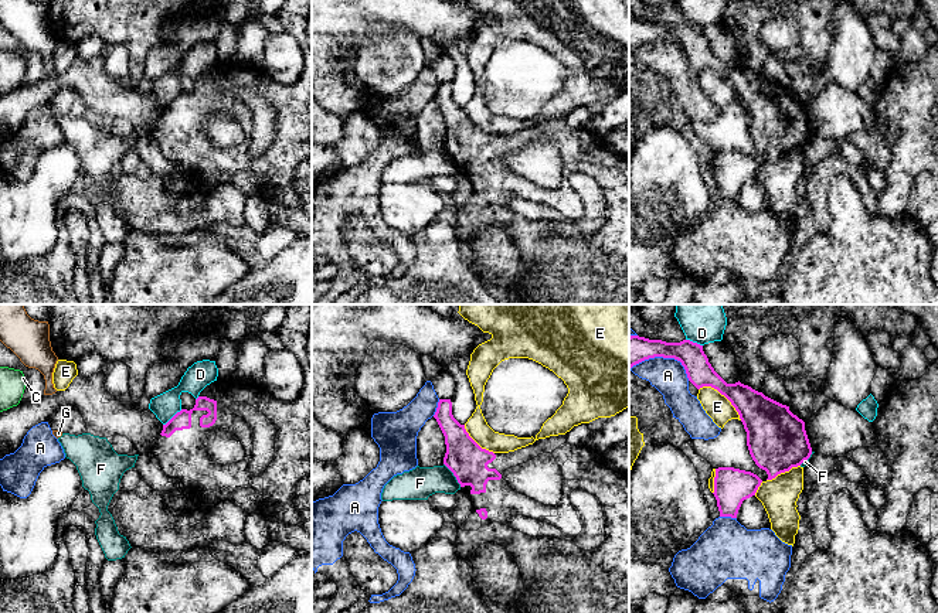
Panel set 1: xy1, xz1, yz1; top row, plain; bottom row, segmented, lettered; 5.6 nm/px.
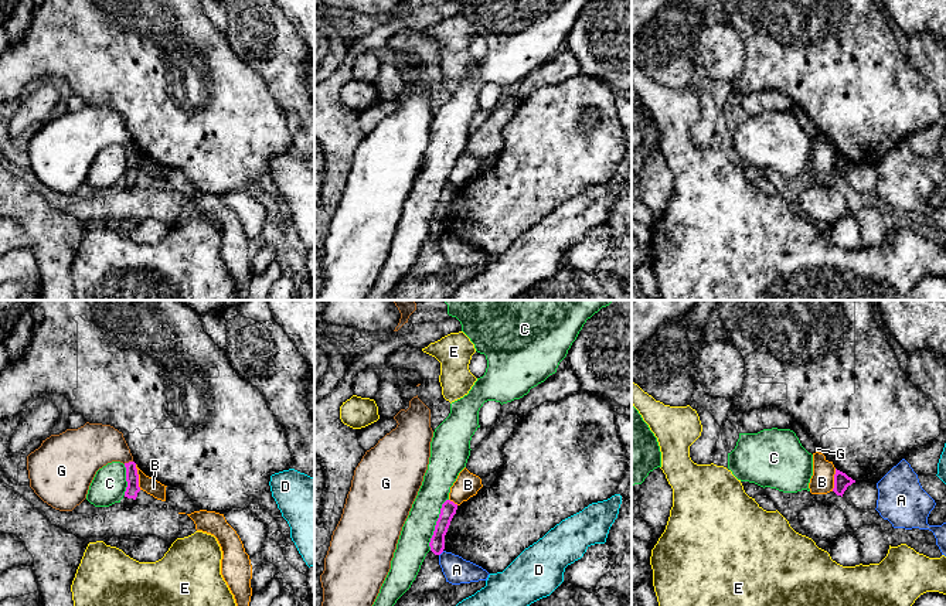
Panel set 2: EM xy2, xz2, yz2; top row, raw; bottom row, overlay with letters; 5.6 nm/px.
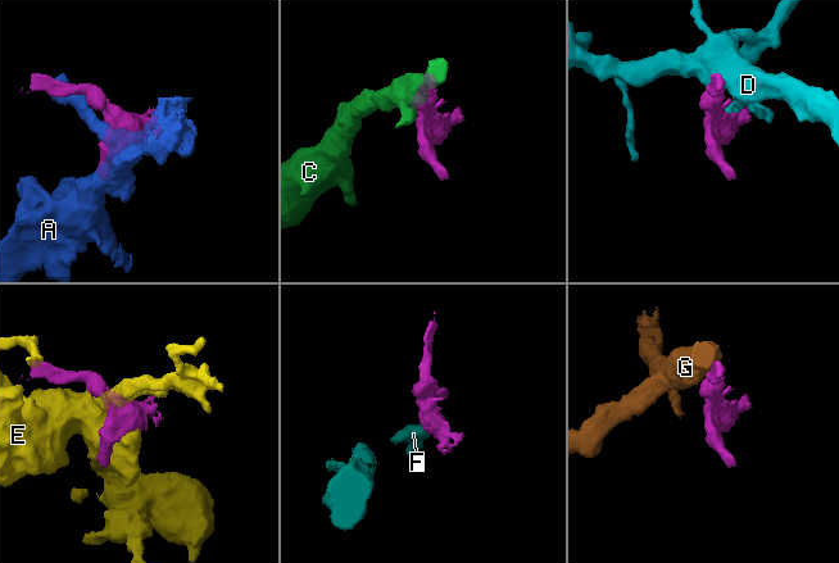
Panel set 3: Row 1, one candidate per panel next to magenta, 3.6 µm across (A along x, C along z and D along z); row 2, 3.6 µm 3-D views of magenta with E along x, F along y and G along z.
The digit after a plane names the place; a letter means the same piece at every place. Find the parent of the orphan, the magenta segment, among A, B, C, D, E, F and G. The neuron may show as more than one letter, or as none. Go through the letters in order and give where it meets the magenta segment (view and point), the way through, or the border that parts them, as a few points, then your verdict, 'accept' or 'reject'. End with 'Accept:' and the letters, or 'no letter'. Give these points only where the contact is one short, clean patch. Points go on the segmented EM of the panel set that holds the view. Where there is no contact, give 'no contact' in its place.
A: contact yz1 (663, 357); reject
B: contact xy2 (138, 477); border xy2 (135, 465), (140, 489); reject
C: contact xz2 (436, 524); reject
D: contact xy1 (173, 416); reject
E: contact yz1 (723, 394); reject
F: contact xz1 (454, 474); border xz1 (444, 463), (461, 486); reject
G: contact xy2 (129, 462); border xy2 (132, 460), (123, 463); reject
Accept: no letter

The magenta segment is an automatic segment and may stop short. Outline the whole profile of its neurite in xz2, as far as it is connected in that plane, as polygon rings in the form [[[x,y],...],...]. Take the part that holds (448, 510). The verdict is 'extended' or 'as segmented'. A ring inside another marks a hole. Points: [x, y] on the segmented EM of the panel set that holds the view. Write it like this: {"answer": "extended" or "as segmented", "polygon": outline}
{"answer": "as segmented", "polygon": [[[446,500],[442,504],[440,514],[439,514],[433,535],[429,542],[431,551],[435,555],[440,555],[445,549],[445,535],[448,532],[448,528],[450,525],[453,515],[456,514],[456,510],[457,510],[457,504],[455,504],[450,500]]]}

